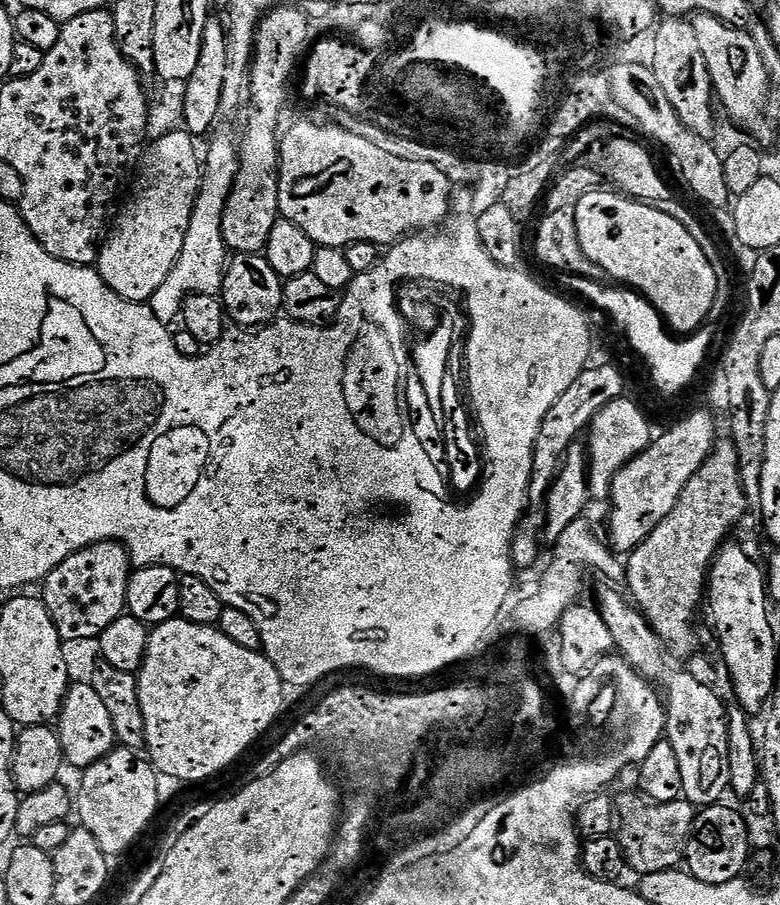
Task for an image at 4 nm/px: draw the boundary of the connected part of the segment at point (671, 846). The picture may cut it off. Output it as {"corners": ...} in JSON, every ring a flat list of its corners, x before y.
{"corners":[[643,795,616,796,615,815,618,817,618,839,629,869,645,876,655,872,667,872,684,860,684,849,696,821,696,805,686,799,657,804]]}

